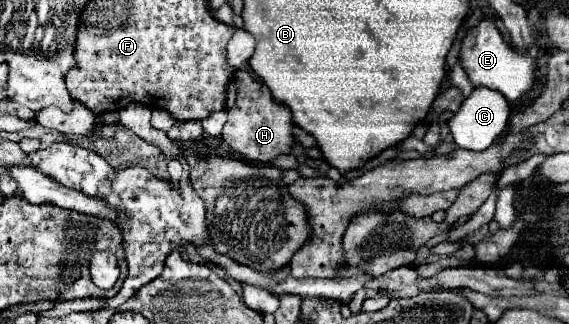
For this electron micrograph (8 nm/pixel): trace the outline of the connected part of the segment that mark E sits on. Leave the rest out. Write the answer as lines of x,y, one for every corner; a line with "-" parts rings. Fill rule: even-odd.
488,19
480,21
478,27
470,29
468,35
462,41
460,49
460,63
464,65
470,81
474,87
490,87
500,91
508,101
520,99
526,91
534,87
536,77
536,59
532,59
528,53
518,53
514,47
506,45
496,25

